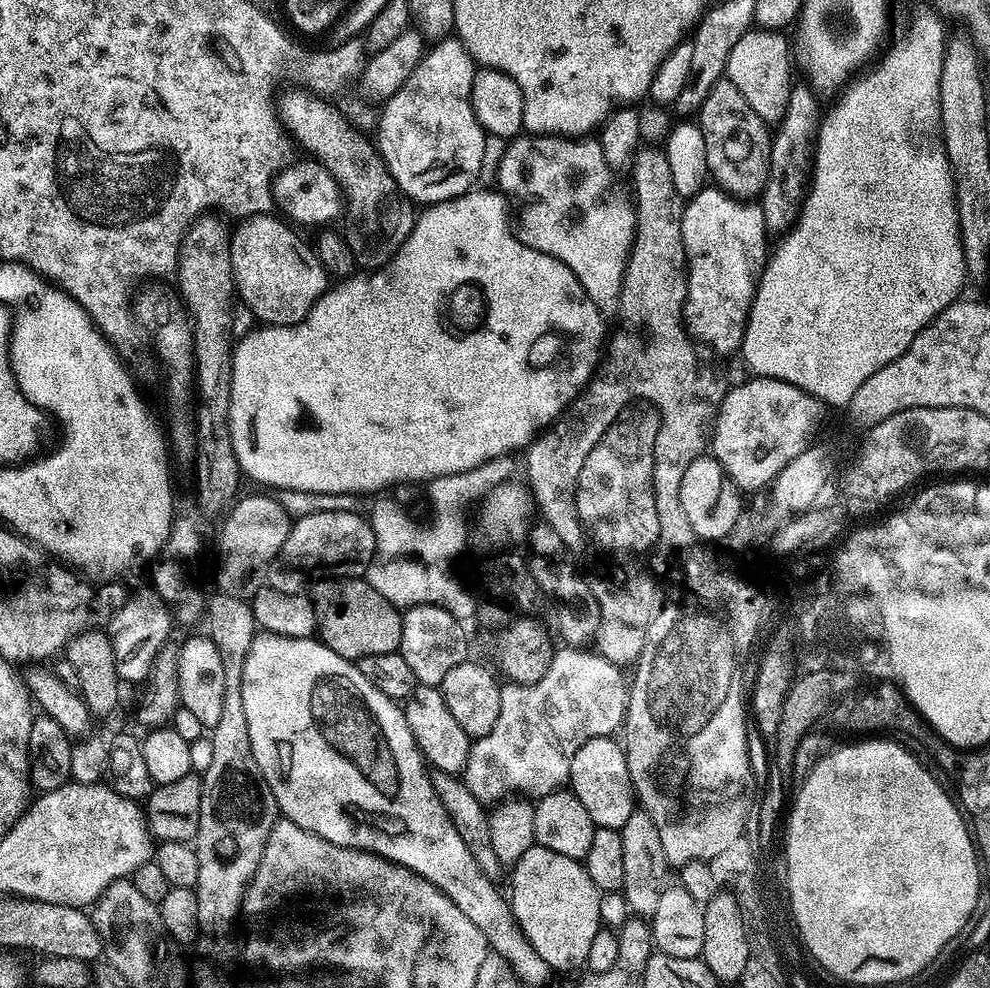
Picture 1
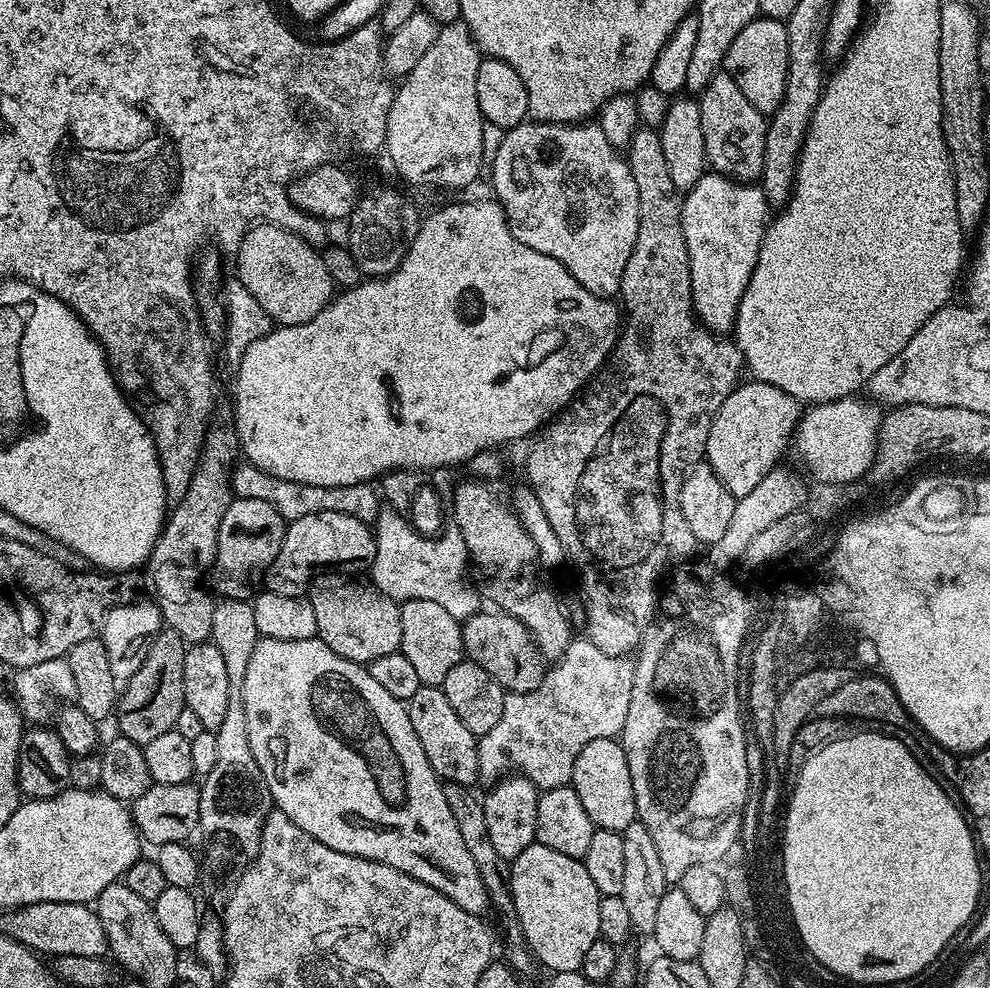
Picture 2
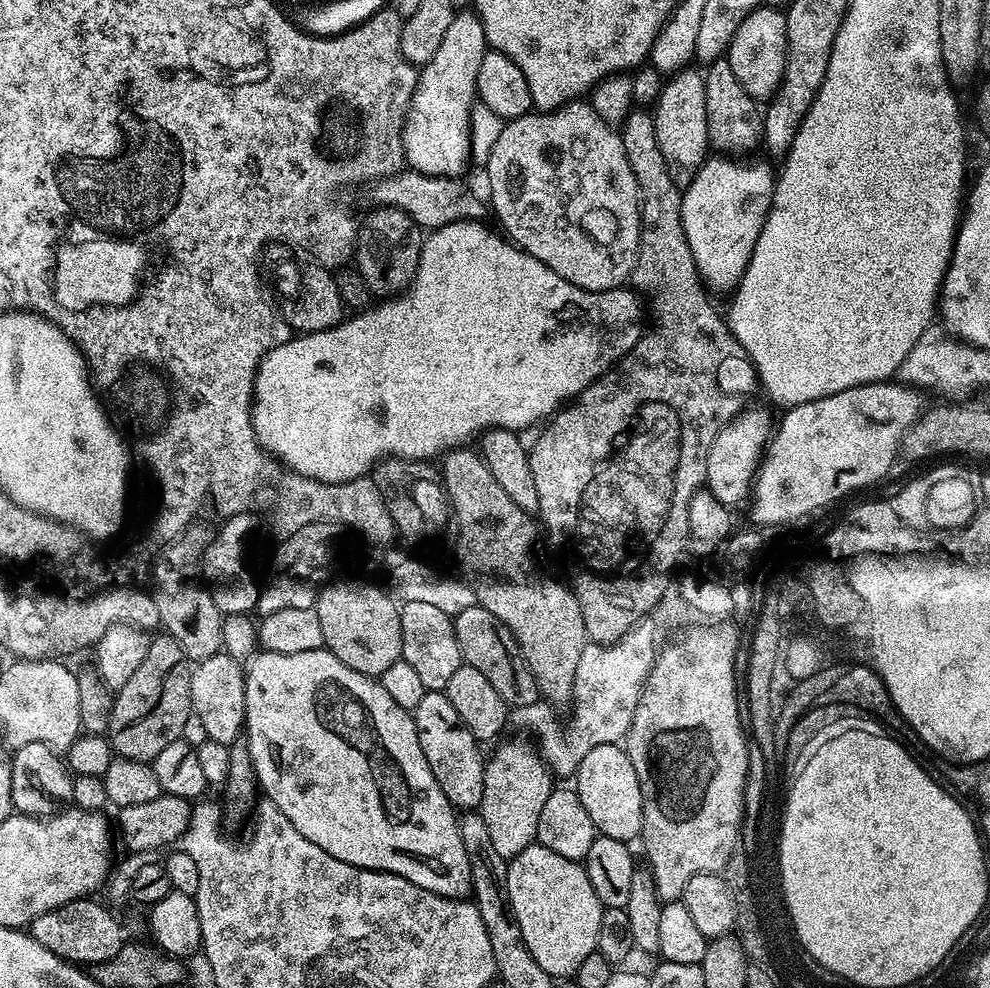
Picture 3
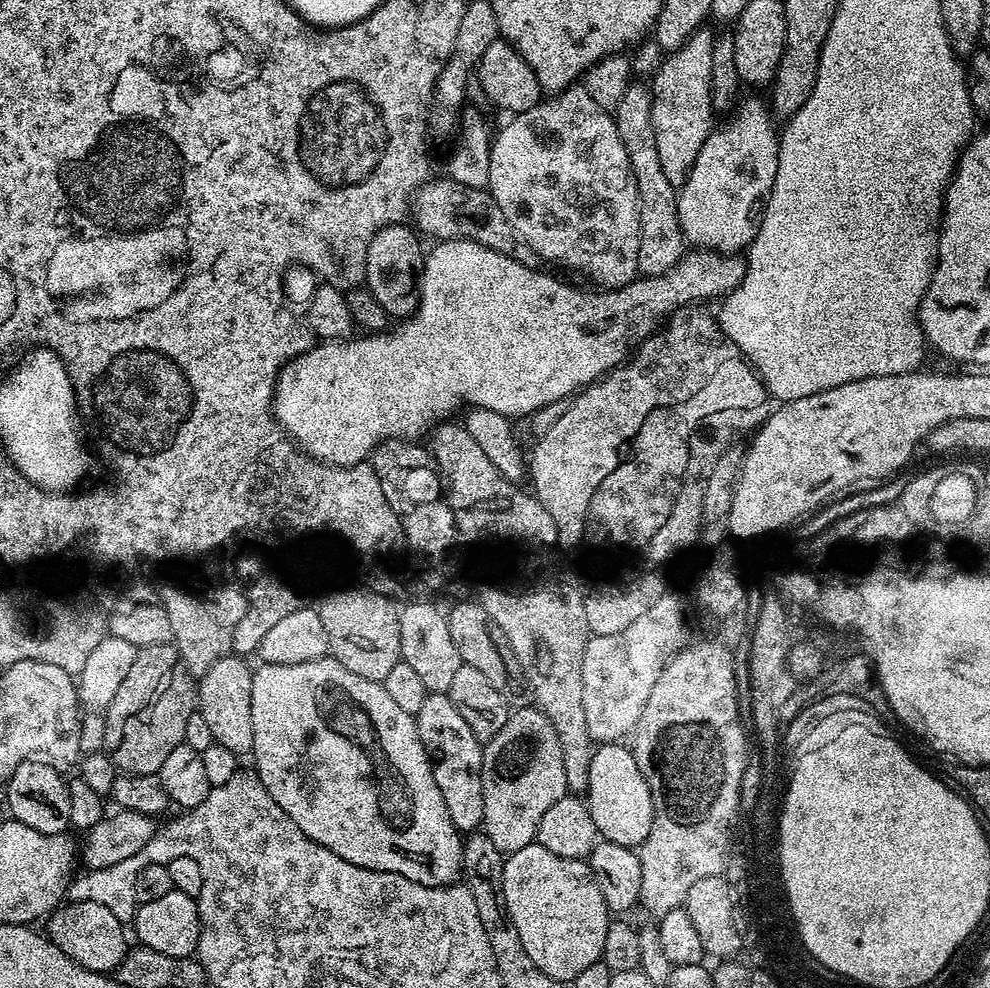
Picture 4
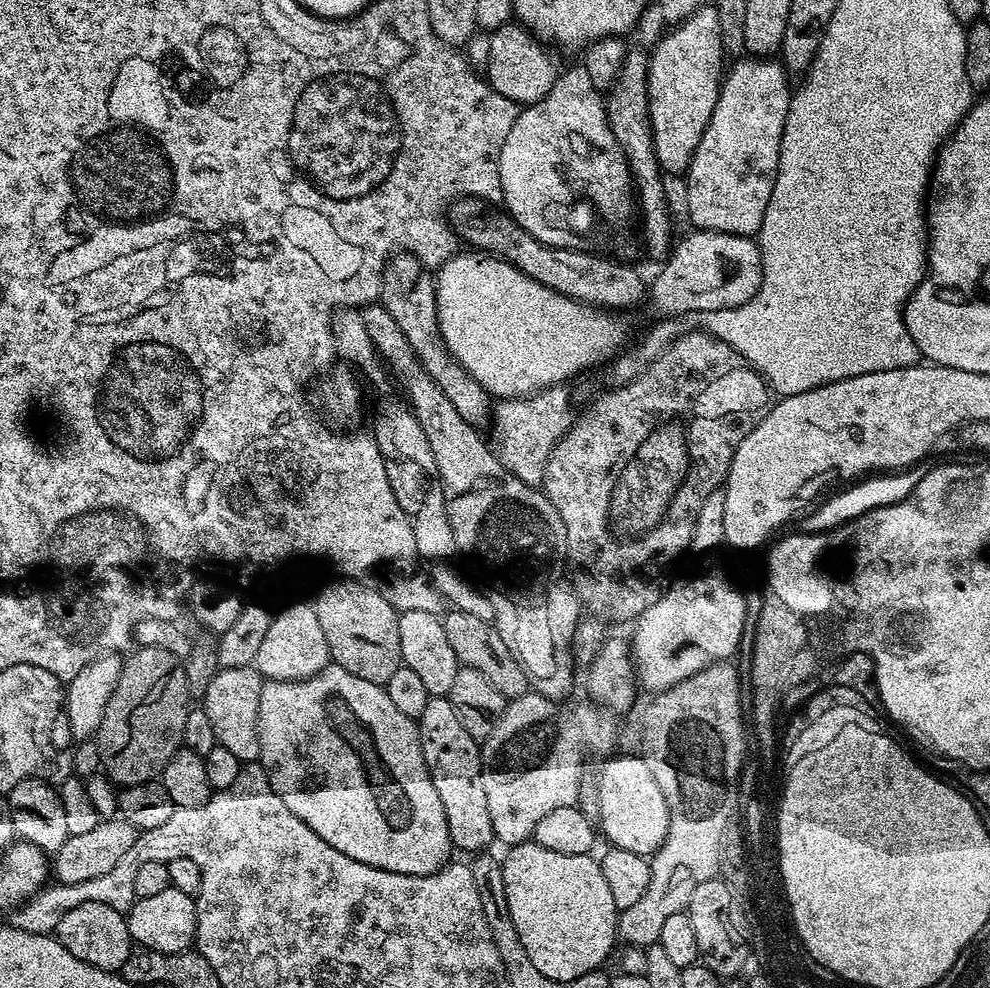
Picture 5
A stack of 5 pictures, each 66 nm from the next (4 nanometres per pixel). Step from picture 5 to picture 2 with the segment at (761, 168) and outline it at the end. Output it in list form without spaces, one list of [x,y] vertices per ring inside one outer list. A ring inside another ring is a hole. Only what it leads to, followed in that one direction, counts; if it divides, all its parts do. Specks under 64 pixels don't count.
[[[706,174],[686,193],[682,203],[682,234],[686,238],[686,250],[690,258],[692,310],[696,313],[699,323],[709,332],[731,333],[736,326],[742,294],[746,294],[746,286],[754,274],[766,225],[770,220],[770,205],[764,199],[764,189],[752,182],[729,180],[728,177],[719,174]]]

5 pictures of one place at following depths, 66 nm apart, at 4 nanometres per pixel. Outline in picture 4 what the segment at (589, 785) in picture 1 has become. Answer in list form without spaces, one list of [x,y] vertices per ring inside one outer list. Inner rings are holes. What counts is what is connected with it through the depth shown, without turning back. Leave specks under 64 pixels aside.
[[[620,742],[601,743],[593,751],[586,803],[596,831],[603,839],[618,842],[618,846],[639,849],[654,822],[654,802],[650,786],[646,786],[646,778],[642,778],[642,770],[638,770],[638,762],[634,762],[631,747]]]

